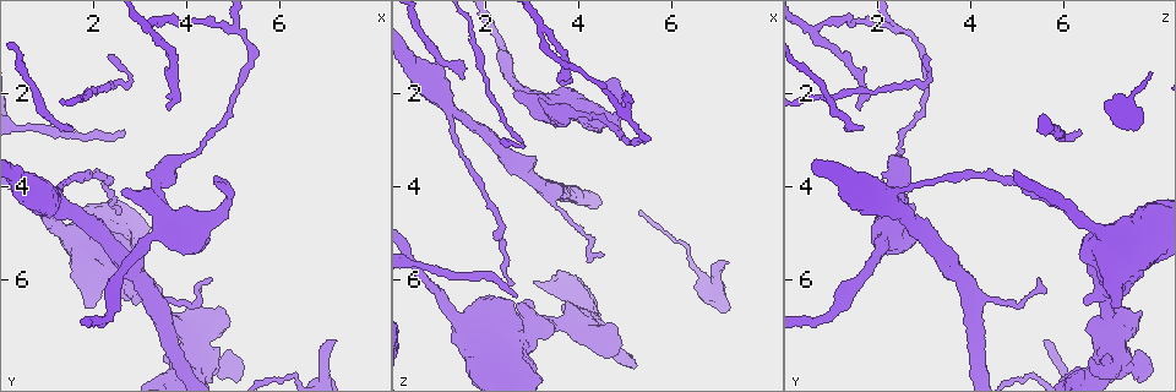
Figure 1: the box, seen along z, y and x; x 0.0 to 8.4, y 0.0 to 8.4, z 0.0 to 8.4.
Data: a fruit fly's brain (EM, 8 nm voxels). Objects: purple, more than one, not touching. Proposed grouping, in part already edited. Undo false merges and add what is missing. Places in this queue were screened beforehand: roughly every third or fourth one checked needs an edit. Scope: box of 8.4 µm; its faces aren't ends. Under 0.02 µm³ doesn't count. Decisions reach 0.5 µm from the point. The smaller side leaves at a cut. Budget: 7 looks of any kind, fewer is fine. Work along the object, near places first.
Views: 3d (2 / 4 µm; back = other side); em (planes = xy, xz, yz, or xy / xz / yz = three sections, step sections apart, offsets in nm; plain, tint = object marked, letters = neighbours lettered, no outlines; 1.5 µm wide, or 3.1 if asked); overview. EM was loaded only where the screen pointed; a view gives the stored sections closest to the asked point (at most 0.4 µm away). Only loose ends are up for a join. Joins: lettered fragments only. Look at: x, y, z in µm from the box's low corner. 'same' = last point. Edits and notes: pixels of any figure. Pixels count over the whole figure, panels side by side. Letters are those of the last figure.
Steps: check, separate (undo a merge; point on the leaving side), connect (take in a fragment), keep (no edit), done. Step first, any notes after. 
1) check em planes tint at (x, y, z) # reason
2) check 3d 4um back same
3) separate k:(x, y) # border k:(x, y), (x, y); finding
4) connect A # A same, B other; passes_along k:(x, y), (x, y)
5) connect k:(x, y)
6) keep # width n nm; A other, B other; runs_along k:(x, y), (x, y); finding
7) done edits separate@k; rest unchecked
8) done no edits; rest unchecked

check 3d 2um at (7.15, 7.30, 5.65) # free end

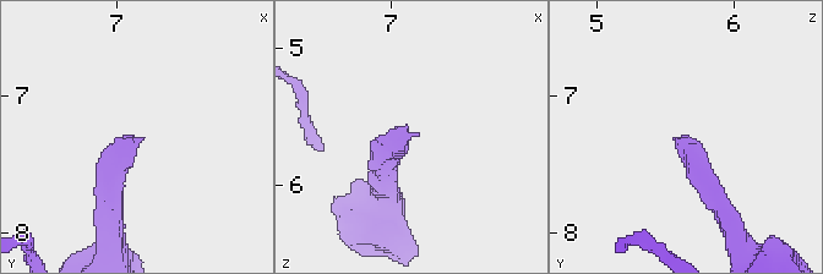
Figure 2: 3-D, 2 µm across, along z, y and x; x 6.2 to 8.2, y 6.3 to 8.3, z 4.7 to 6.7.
check em xy step 4 tint at (7.18, 7.34, 5.64)

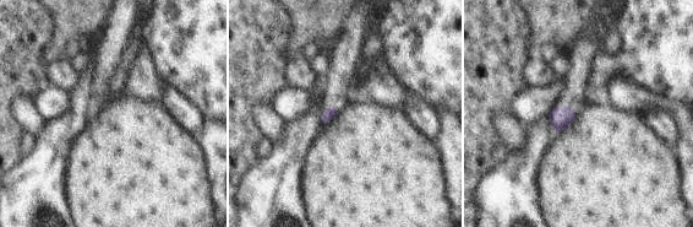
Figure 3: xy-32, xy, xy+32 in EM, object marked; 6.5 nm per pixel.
check em xy step 4 letters same # what lies round it

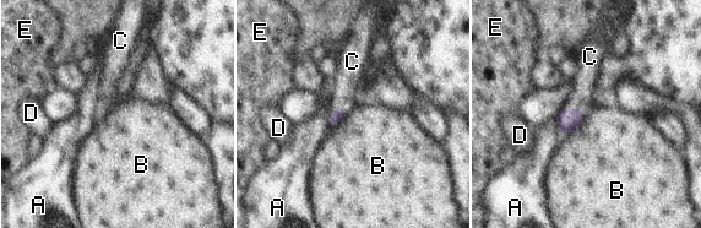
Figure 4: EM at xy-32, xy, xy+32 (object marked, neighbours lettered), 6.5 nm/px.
connect C # longest_contact B 190 nm; A other, B other, C same, D other, E other; passes_along 4:(569, 120), (575, 108), (582, 83); it goes on there

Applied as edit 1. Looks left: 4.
check em yz step 8 letters at (1.50, 5.10, 6.90) # sudden change in width

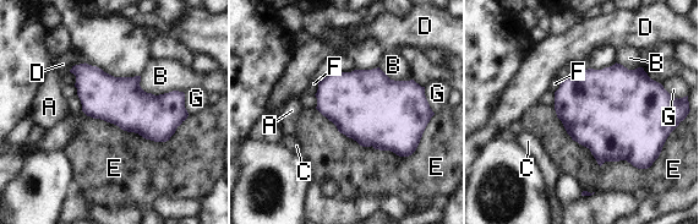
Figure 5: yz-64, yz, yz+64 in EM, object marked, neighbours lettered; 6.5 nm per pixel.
keep # longest_contact E 750 nm; A other, B other, C other, D other, E other, F other, G other; one neuron here

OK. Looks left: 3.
check em planes letters at (4.95, 0.65, 2.40)

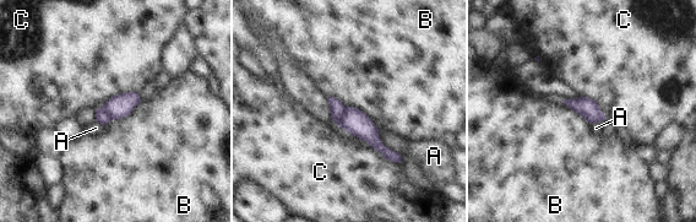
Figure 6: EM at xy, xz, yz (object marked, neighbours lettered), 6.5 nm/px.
separate 6:(336, 107) # longest_contact C 500 nm; A other, B other, C other; border 6:(344, 107), (337, 124); two neurons meet here

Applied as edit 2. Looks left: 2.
done edits connect@4, separate@6; rest unchecked

